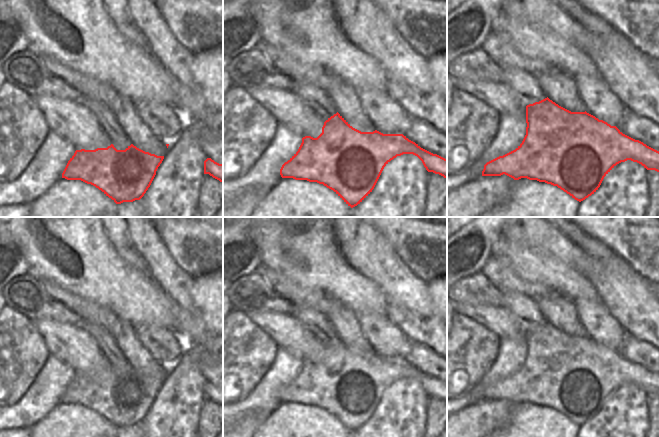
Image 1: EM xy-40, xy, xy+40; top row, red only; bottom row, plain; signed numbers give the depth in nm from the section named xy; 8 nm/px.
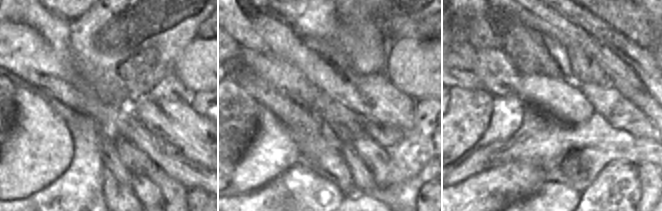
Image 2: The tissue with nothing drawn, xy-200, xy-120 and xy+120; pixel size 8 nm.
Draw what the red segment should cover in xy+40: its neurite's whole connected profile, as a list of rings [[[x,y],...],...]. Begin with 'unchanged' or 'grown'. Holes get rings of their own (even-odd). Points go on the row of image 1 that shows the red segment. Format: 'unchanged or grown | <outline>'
unchanged | [[[548,97],[526,106],[526,135],[522,143],[513,151],[499,156],[484,165],[482,176],[501,176],[503,174],[519,180],[527,178],[557,186],[575,200],[581,202],[594,194],[604,177],[619,163],[631,160],[647,170],[659,172],[659,151],[623,134],[616,126],[585,112],[571,112]]]

